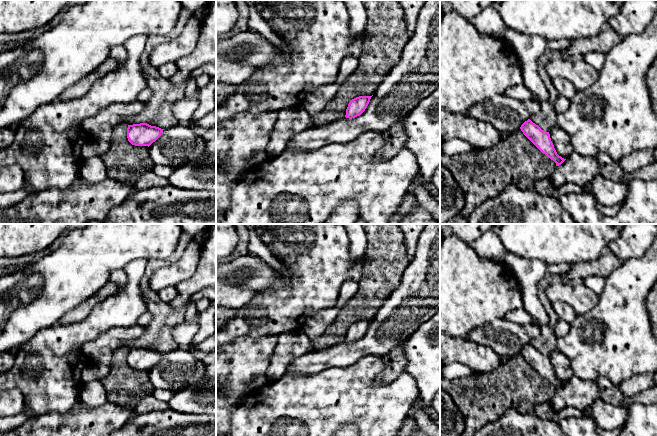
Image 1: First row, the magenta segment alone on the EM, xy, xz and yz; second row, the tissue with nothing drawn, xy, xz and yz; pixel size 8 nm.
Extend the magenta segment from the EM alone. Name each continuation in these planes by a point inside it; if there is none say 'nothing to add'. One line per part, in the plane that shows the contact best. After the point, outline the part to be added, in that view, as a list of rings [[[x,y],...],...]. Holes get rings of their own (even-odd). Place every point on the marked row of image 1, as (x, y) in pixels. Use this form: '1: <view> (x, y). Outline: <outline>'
nothing to add

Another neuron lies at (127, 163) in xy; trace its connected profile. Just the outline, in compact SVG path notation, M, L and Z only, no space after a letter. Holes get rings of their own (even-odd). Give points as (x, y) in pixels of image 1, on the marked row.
M125 120L113 126L111 147L101 159L106 166L108 178L135 185L143 175L153 170L155 164L148 146L135 146L128 141L127 128Z

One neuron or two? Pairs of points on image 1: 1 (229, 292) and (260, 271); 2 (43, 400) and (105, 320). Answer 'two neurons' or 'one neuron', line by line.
1: one neuron
2: one neuron

